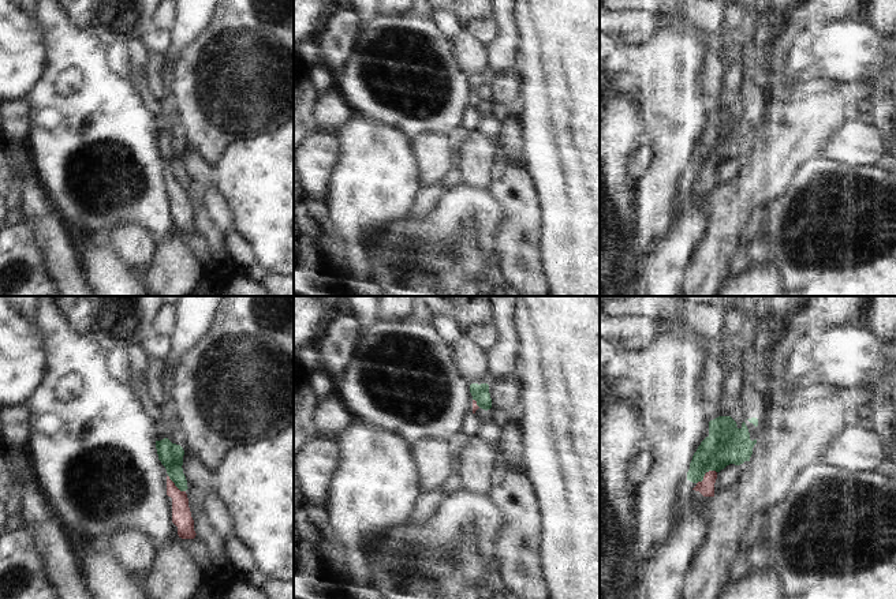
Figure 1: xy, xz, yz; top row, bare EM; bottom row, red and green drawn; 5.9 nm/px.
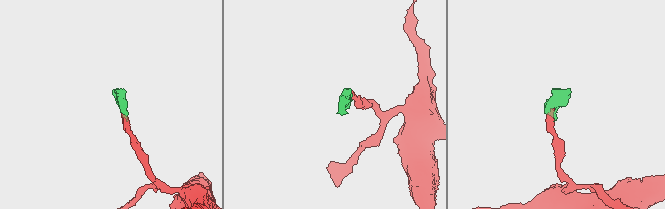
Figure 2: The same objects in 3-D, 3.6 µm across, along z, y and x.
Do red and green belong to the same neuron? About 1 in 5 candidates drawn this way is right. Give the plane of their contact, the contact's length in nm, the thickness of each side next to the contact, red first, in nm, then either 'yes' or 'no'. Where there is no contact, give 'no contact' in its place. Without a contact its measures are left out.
yz | 140 nm | 100/240 nm | yes

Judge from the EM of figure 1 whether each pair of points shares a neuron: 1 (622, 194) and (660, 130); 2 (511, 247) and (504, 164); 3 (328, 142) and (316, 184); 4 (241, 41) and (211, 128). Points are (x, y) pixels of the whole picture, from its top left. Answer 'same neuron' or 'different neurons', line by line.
1: different neurons
2: same neuron
3: same neuron
4: same neuron

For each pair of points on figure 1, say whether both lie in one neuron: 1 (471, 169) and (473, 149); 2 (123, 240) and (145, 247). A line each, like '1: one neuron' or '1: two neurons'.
1: one neuron
2: one neuron

